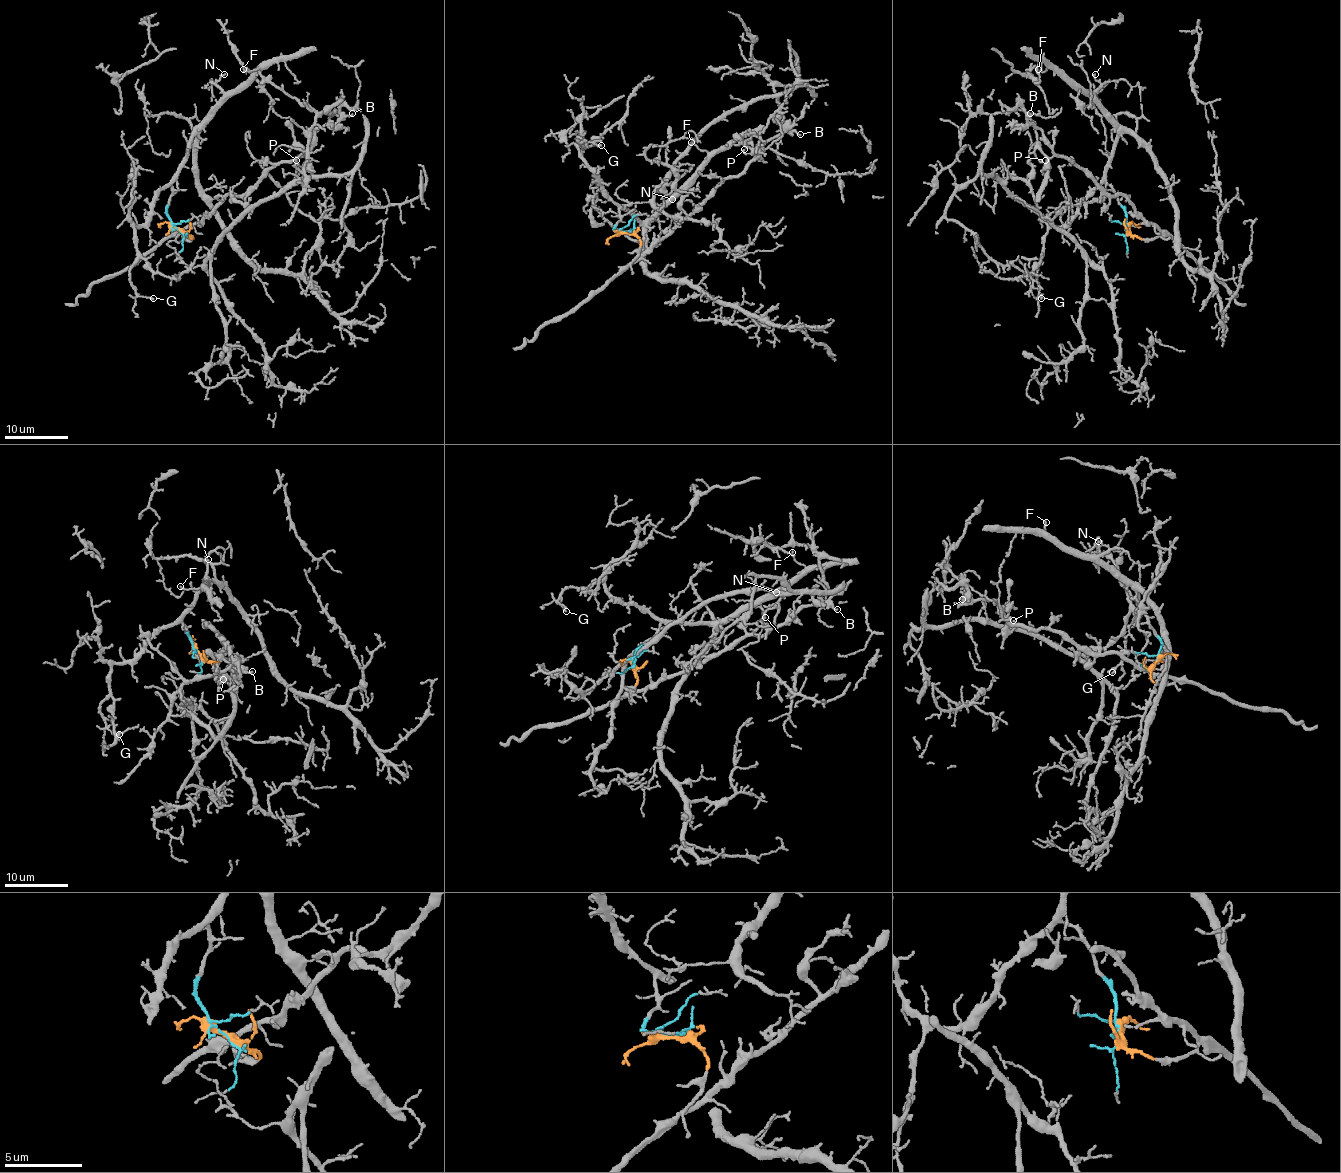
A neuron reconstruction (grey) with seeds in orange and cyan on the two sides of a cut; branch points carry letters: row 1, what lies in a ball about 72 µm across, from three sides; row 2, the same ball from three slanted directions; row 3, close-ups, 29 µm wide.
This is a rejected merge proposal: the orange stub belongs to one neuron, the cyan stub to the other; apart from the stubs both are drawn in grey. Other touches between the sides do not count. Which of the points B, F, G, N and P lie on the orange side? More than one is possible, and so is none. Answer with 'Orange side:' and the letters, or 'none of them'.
Orange side: B, P

